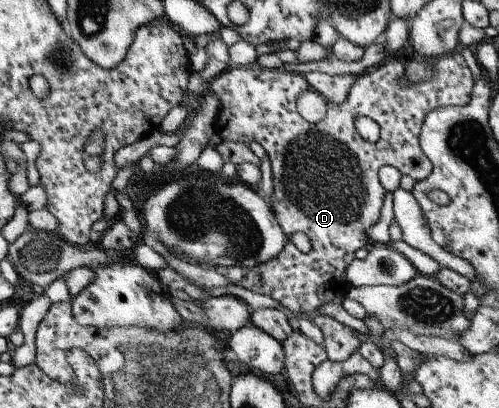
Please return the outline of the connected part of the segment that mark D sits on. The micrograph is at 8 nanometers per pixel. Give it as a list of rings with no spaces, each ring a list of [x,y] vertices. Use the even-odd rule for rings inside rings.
[[[459,50],[440,57],[425,58],[425,61],[433,67],[433,75],[427,81],[413,83],[413,85],[401,85],[399,79],[403,77],[405,63],[396,61],[395,58],[386,58],[382,63],[368,69],[363,74],[355,77],[353,85],[347,89],[343,103],[326,103],[325,117],[311,125],[299,116],[295,109],[295,101],[300,93],[308,89],[308,85],[302,75],[293,71],[285,71],[283,68],[266,69],[256,62],[248,67],[226,68],[219,76],[215,76],[207,88],[217,95],[221,103],[217,121],[213,127],[214,134],[220,141],[237,141],[243,145],[257,143],[261,145],[264,153],[271,162],[271,179],[273,191],[271,191],[270,211],[283,235],[301,232],[311,242],[311,250],[301,253],[287,241],[281,249],[281,253],[271,261],[265,261],[261,265],[255,265],[253,269],[245,269],[235,266],[233,269],[217,270],[227,281],[235,286],[241,286],[256,294],[269,296],[277,301],[281,307],[285,307],[293,315],[301,315],[313,321],[319,327],[323,337],[323,349],[328,361],[345,361],[349,355],[361,348],[361,343],[355,333],[349,327],[341,325],[329,315],[319,315],[319,307],[346,296],[346,290],[352,286],[345,281],[345,268],[354,259],[357,249],[370,245],[365,235],[367,227],[371,227],[377,219],[382,207],[384,190],[378,181],[377,172],[382,165],[393,166],[402,175],[411,177],[419,182],[428,177],[431,172],[429,159],[421,153],[418,136],[420,128],[429,111],[440,106],[463,106],[469,103],[474,80],[461,56]],[[357,115],[369,117],[379,129],[379,138],[374,143],[361,139],[355,133],[353,119]]]

